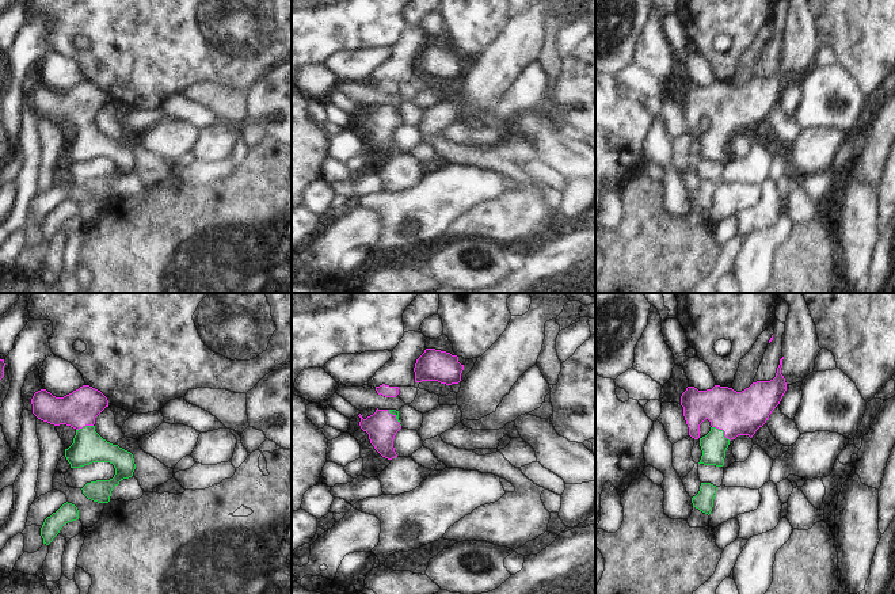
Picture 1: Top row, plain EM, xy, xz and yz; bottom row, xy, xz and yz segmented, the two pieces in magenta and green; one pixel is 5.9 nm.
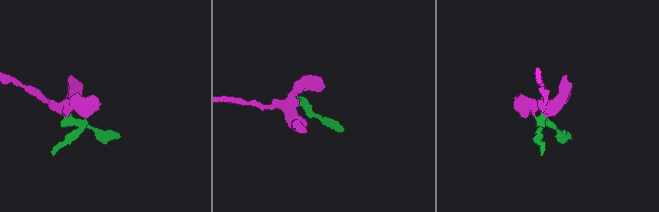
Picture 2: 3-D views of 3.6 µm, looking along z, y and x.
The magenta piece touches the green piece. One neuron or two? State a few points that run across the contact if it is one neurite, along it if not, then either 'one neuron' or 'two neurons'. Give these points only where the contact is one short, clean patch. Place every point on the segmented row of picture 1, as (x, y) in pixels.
line yz (743, 412), (723, 430), (713, 445); one neuron

